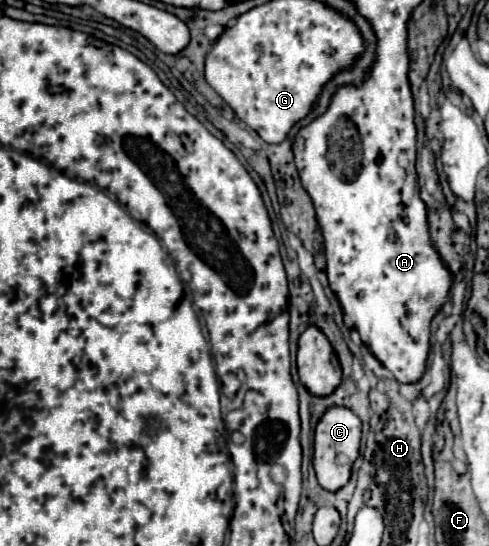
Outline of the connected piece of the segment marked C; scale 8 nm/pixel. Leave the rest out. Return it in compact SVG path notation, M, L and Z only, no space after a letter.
M332 406L324 412L316 426L316 438L314 438L314 470L320 486L324 490L338 490L350 480L350 470L352 462L358 458L358 448L360 448L360 418L350 410L350 408L340 408Z

